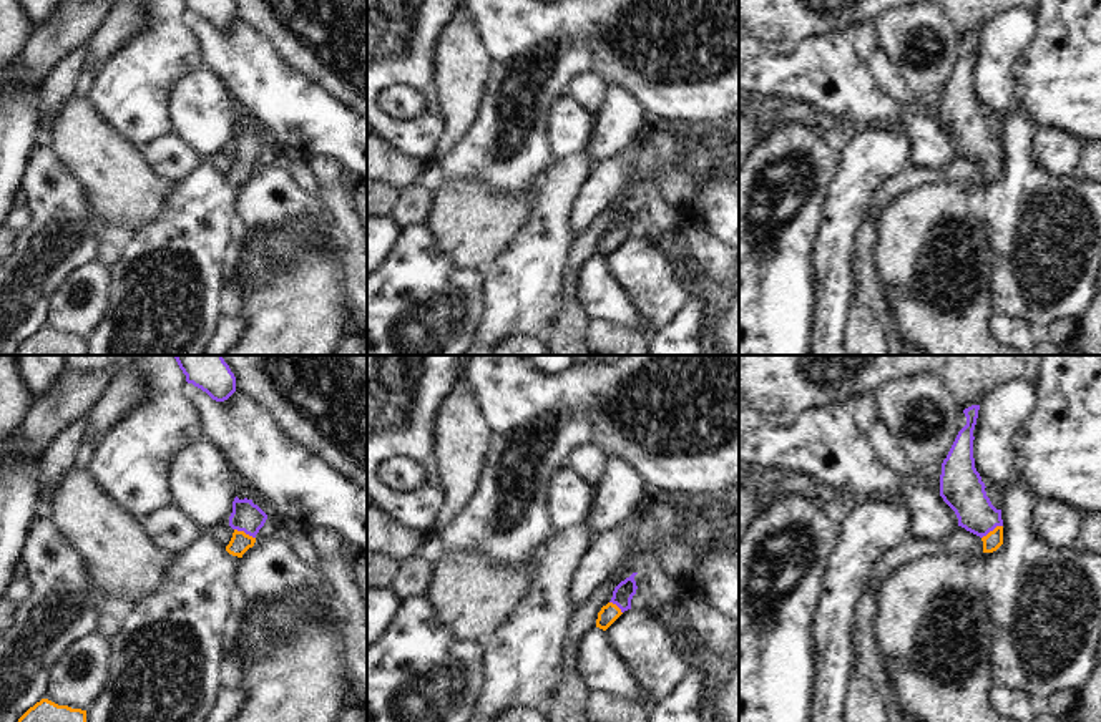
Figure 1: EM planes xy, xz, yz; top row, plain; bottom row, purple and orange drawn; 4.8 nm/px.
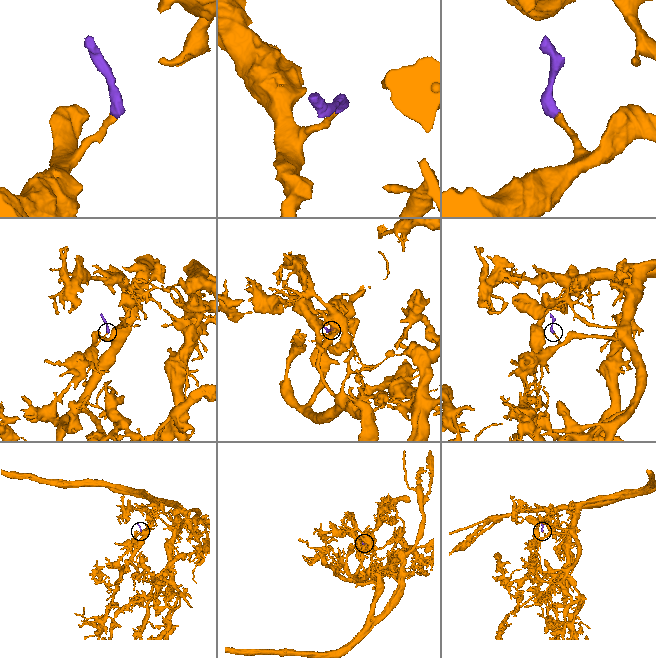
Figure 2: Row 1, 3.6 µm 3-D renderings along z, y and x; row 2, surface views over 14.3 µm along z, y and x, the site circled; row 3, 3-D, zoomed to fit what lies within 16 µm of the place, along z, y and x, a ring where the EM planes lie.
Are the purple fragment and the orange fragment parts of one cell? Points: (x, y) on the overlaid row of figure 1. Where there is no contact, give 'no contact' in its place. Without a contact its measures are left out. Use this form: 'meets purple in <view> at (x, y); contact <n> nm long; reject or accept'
meets purple in xy at (244, 531); contact 120 nm long; accept

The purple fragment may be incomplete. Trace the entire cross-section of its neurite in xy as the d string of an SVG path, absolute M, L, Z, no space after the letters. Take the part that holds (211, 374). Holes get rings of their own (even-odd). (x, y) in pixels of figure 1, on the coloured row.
M174 355L186 382L224 402L236 392L236 377L223 355Z

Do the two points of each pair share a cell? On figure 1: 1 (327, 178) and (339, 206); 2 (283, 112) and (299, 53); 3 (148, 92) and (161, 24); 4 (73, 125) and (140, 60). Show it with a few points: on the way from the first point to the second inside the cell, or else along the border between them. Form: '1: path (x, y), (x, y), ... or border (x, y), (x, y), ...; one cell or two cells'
1: path (329, 185), (331, 195), (336, 200); one cell
2: border (266, 42), (289, 65), (326, 92); two cells
3: path (148, 75), (148, 65), (161, 52), (161, 40); one cell
4: border (85, 98), (90, 108), (118, 135); two cells

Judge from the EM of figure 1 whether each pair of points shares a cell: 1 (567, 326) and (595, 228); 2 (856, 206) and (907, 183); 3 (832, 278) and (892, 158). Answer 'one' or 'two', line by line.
1: one
2: two
3: one

